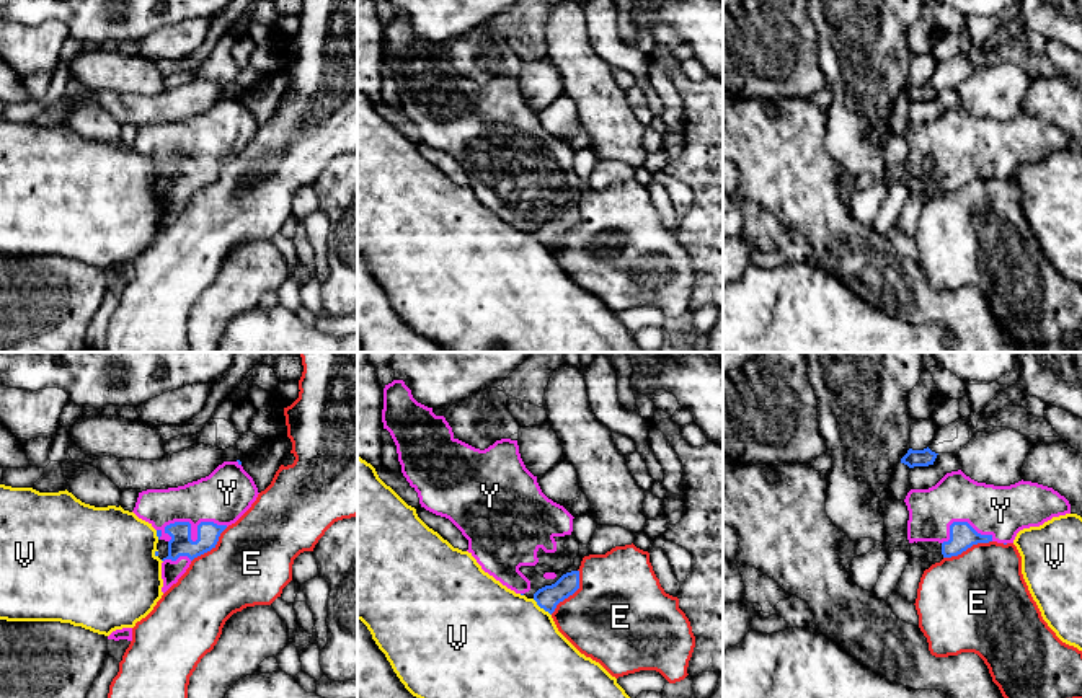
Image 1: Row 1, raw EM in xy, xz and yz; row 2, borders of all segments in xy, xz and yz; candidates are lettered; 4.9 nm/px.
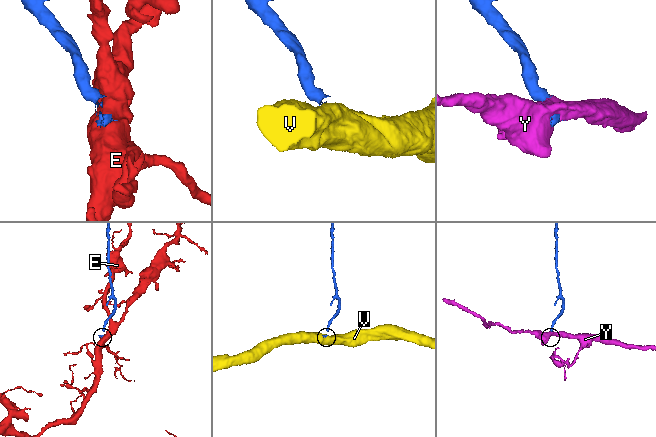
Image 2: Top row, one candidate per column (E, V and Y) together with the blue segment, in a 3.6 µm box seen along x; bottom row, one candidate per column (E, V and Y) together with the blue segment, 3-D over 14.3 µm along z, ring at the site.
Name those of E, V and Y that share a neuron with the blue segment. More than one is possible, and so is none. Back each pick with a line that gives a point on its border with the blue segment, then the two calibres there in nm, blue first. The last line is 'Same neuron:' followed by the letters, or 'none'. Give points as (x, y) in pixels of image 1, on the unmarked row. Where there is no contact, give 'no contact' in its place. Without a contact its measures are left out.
Y: contact xy (190, 173); calibres 110 and 240 nm
Same neuron: Y

